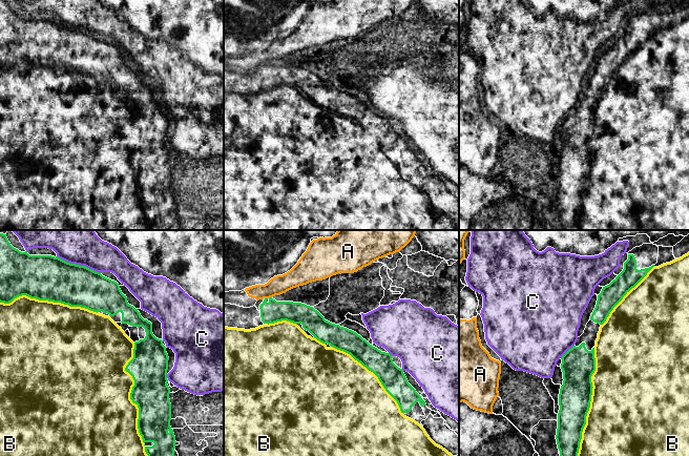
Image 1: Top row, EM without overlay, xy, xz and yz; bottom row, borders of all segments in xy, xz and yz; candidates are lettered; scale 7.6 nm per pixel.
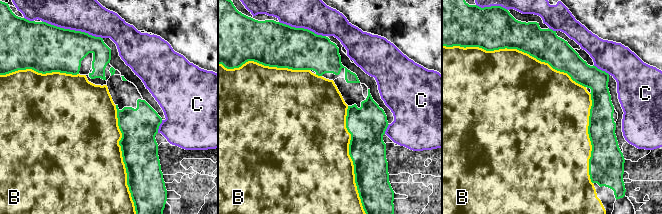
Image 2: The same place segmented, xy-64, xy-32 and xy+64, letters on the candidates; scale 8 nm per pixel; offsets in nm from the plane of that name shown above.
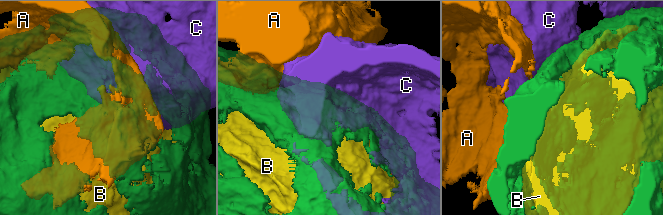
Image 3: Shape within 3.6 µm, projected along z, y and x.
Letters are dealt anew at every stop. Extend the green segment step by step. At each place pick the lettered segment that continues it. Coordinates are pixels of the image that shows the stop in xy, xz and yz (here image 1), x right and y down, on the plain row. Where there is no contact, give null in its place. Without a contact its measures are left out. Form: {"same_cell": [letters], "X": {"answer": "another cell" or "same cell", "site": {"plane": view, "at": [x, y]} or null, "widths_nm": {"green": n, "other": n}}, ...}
{"same_cell": ["B"], "A": {"answer": "another cell", "site": {"plane": "xz", "at": [270, 62]}, "widths_nm": {"green": 170, "other": 140}}, "B": {"answer": "same cell", "site": {"plane": "yz", "at": [589, 171]}, "widths_nm": {"green": 240, "other": 500}}, "C": {"answer": "another cell", "site": {"plane": "xy", "at": [79, 29]}, "widths_nm": {"green": 340, "other": 240}}}

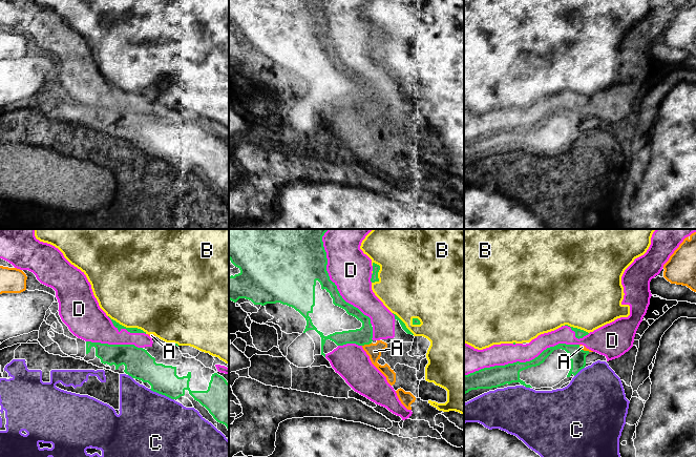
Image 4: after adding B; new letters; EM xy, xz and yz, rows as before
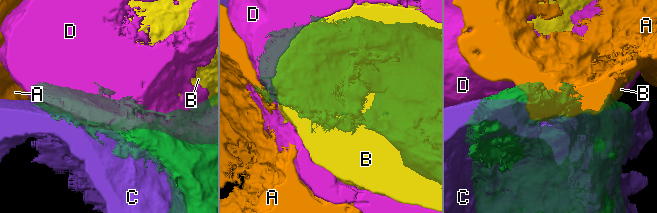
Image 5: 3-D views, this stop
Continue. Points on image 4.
{"same_cell": [], "A": {"answer": "another cell", "site": {"plane": "xz", "at": [366, 108]}, "widths_nm": {"green": 130, "other": 110}}, "B": {"answer": "another cell", "site": {"plane": "xy", "at": [127, 92]}, "widths_nm": {"green": 50, "other": 480}}, "C": {"answer": "another cell", "site": {"plane": "xy", "at": [162, 159]}, "widths_nm": {"green": 220, "other": 500}}, "D": {"answer": "another cell", "site": {"plane": "yz", "at": [521, 127]}, "widths_nm": {"green": 160, "other": 160}}}

